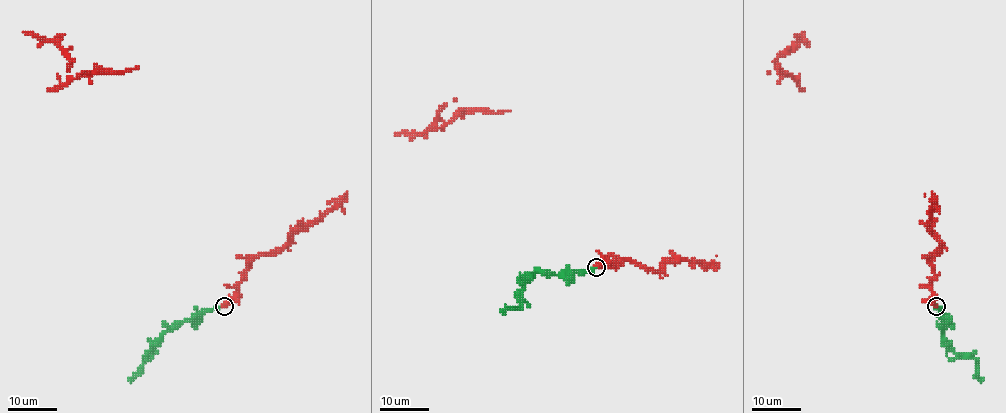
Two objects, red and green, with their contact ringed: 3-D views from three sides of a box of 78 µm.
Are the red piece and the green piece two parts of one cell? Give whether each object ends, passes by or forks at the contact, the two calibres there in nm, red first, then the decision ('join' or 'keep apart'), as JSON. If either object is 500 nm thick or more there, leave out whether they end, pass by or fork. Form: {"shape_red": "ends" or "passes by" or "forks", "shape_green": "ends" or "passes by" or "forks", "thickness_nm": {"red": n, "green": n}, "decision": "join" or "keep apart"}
{"shape_red": "passes by", "shape_green": "ends", "thickness_nm": {"red": 380, "green": 320}, "decision": "join"}

